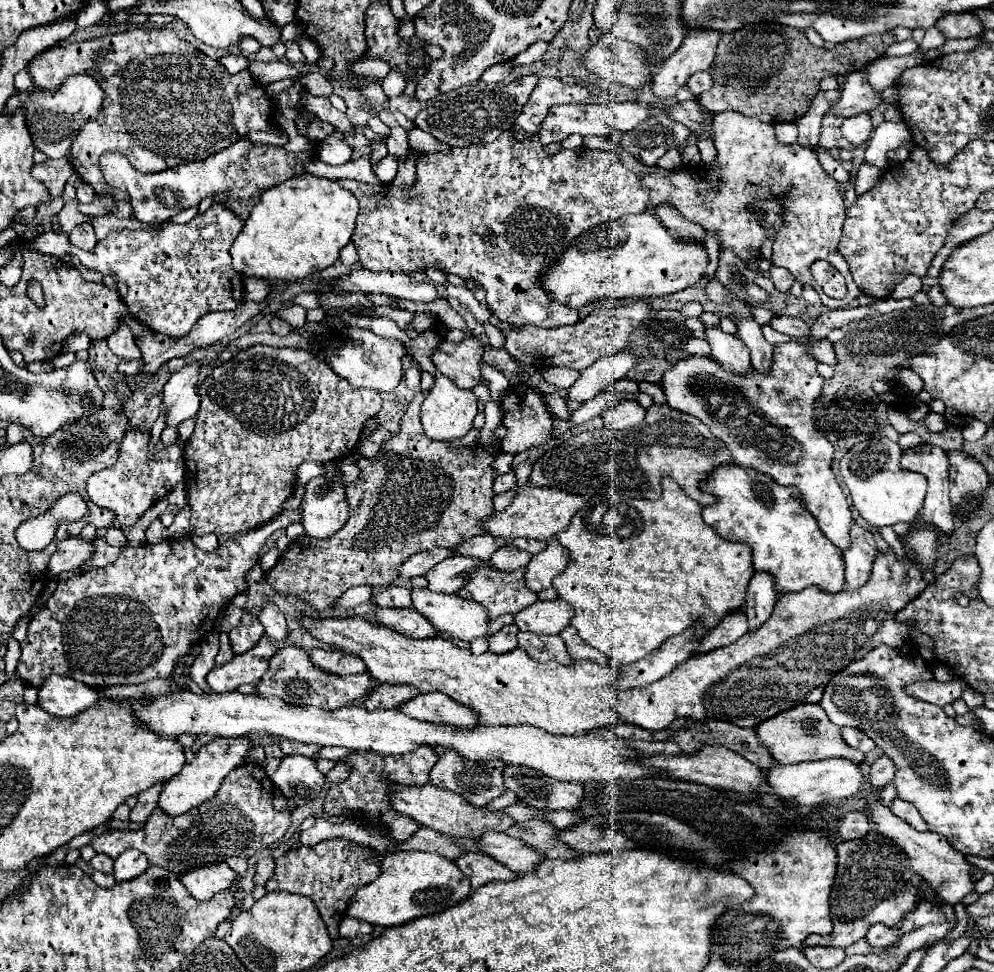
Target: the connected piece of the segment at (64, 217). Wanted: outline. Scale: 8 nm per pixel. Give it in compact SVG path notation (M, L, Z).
M76 199L68 201L68 203L64 203L64 209L58 213L58 231L68 235L76 225L80 225L86 219L88 217L78 211L78 201Z

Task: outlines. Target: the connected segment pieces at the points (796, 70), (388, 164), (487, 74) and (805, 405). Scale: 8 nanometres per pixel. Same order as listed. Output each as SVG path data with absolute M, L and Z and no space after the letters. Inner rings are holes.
M780 23L744 25L742 29L720 37L716 59L710 69L714 85L704 91L698 101L712 113L732 109L766 123L794 123L808 111L814 95L820 91L822 77L860 71L868 61L882 57L884 49L894 41L894 33L888 31L882 35L844 41L834 49L826 49L814 47L804 31L794 27Z
M386 155L386 157L380 159L376 165L372 165L372 171L374 171L374 175L376 175L382 183L390 183L390 181L396 177L396 165L398 165L396 157Z
M500 63L500 65L492 65L484 71L482 75L482 81L486 83L498 83L498 81L504 81L512 71L512 63Z
M796 341L774 345L772 367L770 371L764 373L758 373L756 369L750 367L750 371L736 375L726 367L720 367L720 363L716 363L716 359L712 357L690 355L674 363L668 371L664 371L662 389L666 393L668 405L672 405L676 411L684 411L686 415L700 419L718 439L726 443L738 465L754 467L770 475L780 485L794 485L800 491L806 509L816 517L822 533L836 547L848 549L848 531L852 523L852 513L832 471L834 445L814 425L814 403L824 387L824 379L818 375L816 365L818 361L810 357L804 351L804 347L798 345Z

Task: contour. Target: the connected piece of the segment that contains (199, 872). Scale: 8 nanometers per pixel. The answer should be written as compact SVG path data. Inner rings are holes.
M212 863L212 867L196 867L196 871L188 871L188 875L180 875L182 885L194 899L206 901L218 891L224 891L234 881L236 873L226 863Z

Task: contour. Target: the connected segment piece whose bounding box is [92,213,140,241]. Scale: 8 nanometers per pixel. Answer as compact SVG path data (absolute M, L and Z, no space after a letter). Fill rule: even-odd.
M108 213L108 215L102 215L102 217L94 217L92 219L92 225L94 225L94 231L96 231L98 241L102 241L108 233L120 231L124 227L140 229L140 225L136 223L136 219L118 219L114 213Z

